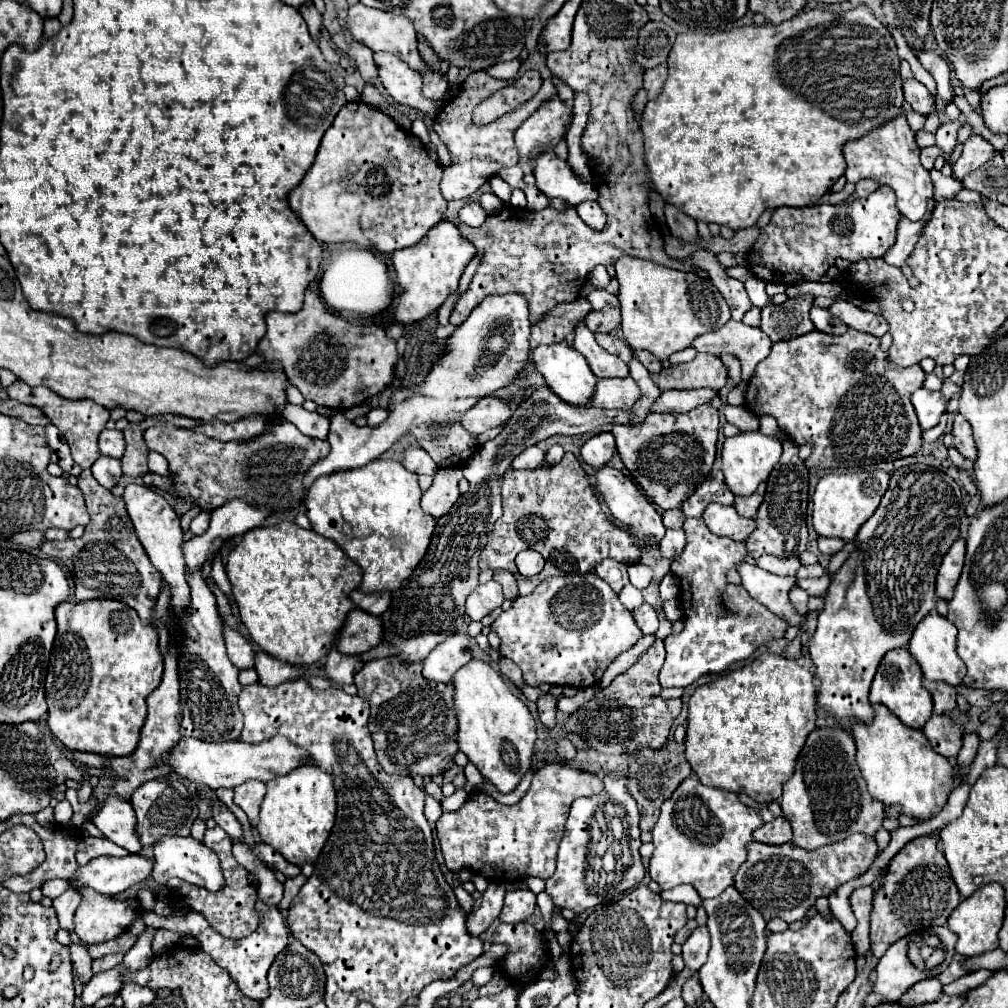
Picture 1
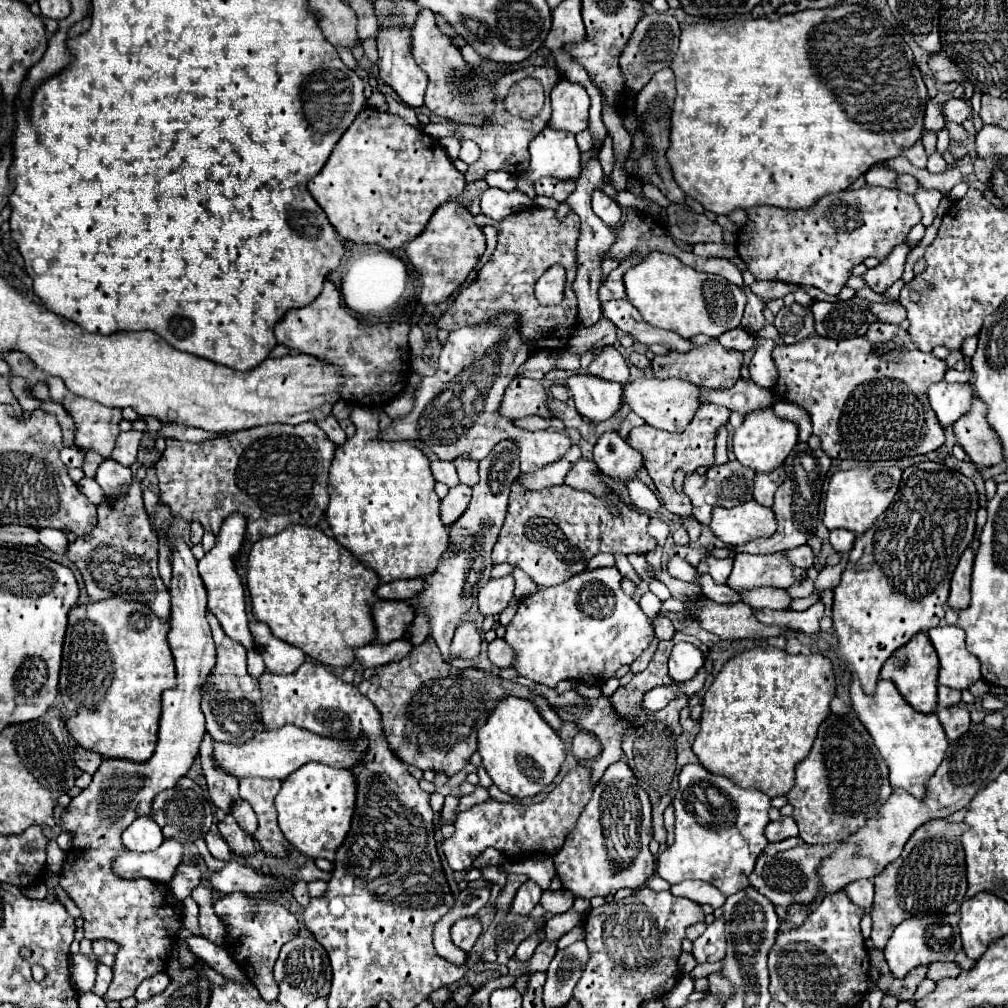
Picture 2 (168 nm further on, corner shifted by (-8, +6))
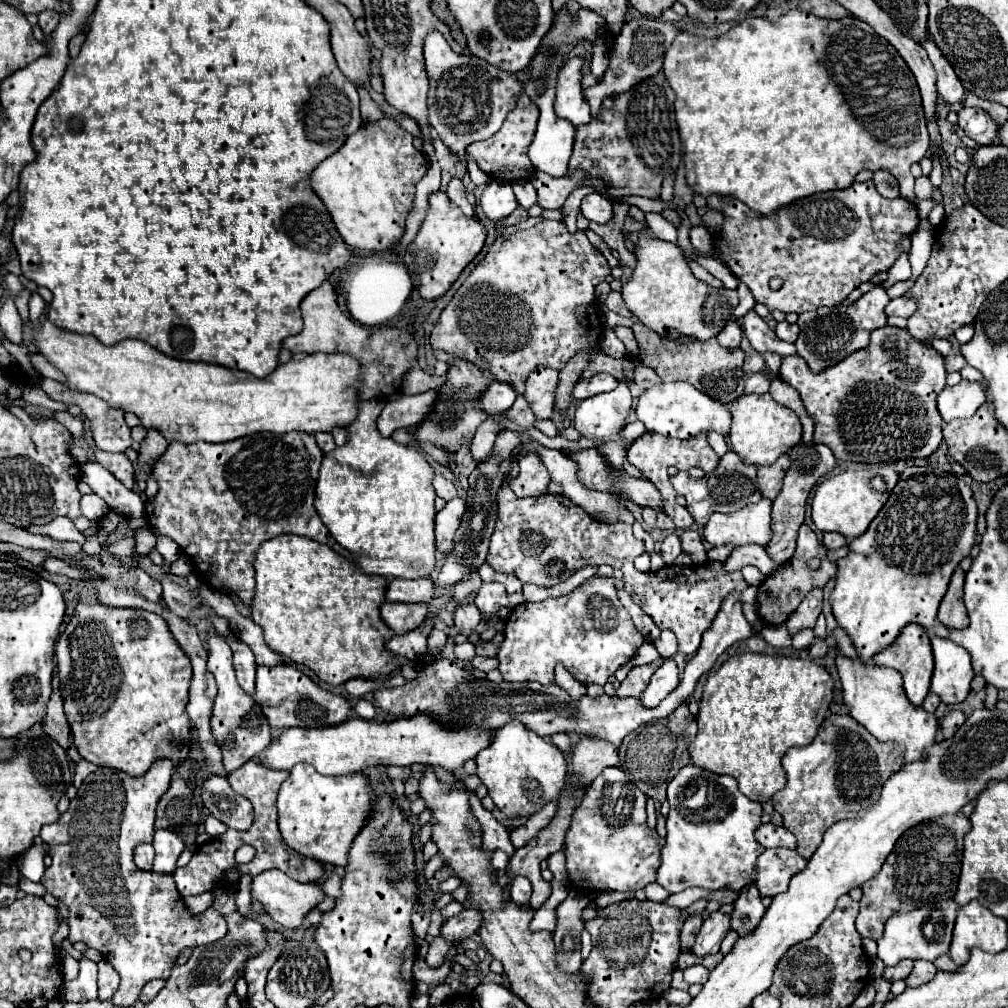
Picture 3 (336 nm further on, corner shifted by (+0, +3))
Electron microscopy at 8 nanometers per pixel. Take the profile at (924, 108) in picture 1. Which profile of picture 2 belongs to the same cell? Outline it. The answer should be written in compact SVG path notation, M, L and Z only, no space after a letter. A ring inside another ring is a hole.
M949 99L941 105L941 109L943 109L943 115L955 123L963 123L967 119L973 119L975 115L971 105L965 103L965 99Z

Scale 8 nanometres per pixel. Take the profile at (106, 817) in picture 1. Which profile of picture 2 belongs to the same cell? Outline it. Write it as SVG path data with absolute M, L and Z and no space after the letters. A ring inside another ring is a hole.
M139 817L125 829L123 843L129 851L137 851L137 853L153 851L161 845L161 829L153 819Z

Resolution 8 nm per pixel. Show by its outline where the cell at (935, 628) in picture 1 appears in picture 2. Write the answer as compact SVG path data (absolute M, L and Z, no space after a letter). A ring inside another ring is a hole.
M939 625L927 631L939 655L939 683L951 689L969 689L981 679L979 661L965 647L965 633L959 627Z

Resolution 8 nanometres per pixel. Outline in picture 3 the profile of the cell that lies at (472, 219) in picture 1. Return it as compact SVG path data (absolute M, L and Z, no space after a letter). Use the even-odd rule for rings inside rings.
M491 180L487 184L487 188L483 190L483 194L479 198L479 204L481 204L485 216L493 222L509 216L517 208L517 200L513 196L511 184L505 184L499 180Z

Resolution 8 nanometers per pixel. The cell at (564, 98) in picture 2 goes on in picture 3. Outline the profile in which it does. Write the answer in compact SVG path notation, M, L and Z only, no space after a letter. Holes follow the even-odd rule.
M571 58L561 68L555 86L555 114L569 120L573 126L581 126L591 120L589 104L581 96L581 66L583 58Z

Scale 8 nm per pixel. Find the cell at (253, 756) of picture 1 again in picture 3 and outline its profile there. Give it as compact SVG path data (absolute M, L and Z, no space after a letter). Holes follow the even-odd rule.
M429 716L399 718L395 722L351 718L343 726L333 728L287 728L279 738L271 740L271 744L253 760L271 770L291 770L295 764L307 762L315 766L317 772L329 776L355 774L377 764L411 766L417 762L431 766L439 764L449 772L457 772L465 760L475 758L477 752L489 744L489 736L491 730L485 728L481 728L481 732L445 732L445 728L437 728Z

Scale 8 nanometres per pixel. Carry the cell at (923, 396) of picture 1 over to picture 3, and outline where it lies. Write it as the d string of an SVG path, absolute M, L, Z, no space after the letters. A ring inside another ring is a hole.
M961 380L957 386L945 386L939 392L937 410L943 422L951 422L955 418L971 418L985 400L985 388L979 382Z

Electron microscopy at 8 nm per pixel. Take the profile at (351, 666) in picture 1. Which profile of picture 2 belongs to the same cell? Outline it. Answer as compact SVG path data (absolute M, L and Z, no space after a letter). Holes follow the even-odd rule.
M399 639L399 641L385 643L385 645L381 643L365 645L361 649L355 649L355 655L363 667L379 667L379 665L387 665L391 661L403 659L411 649L413 645L407 639Z

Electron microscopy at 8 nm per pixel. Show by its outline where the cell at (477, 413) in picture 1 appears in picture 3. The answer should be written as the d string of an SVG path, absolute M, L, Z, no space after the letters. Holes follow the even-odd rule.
M537 368L529 374L525 382L523 398L529 402L537 420L549 420L553 416L553 402L555 402L555 388L557 388L557 370L553 368Z

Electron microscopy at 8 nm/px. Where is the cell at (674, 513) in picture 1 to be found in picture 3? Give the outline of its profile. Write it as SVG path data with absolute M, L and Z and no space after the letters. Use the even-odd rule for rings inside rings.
M685 530L681 534L681 546L683 546L683 552L691 554L693 558L693 564L701 566L707 562L707 554L705 554L705 548L703 548L703 540L699 536L697 530Z

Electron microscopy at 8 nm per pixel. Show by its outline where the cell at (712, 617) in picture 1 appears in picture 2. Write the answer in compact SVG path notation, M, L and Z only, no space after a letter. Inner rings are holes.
M677 643L669 657L669 677L673 681L687 681L703 667L703 653L691 643Z

